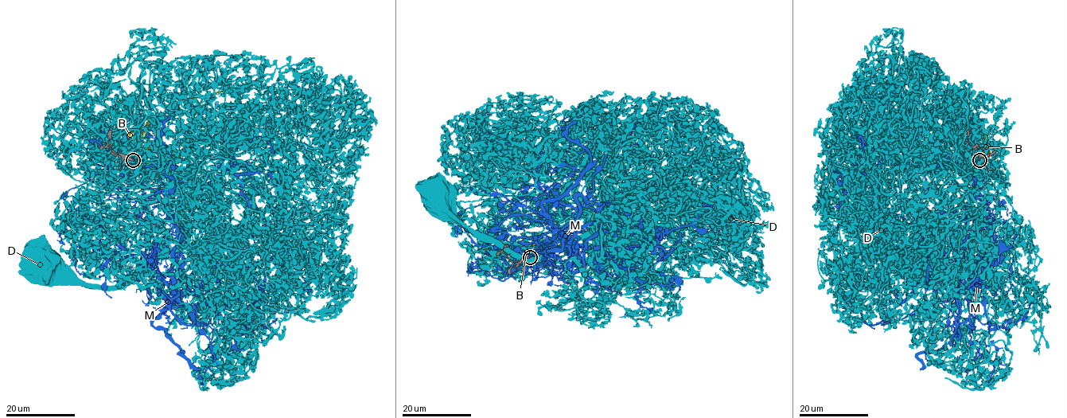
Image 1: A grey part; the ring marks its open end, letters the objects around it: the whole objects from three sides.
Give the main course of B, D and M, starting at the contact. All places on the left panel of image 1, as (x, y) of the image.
B: (127, 156), (127, 145), (139, 137), (144, 127), (155, 115), (165, 113), (177, 103), (240, 86), (249, 87)
D: (131, 158), (155, 158), (136, 150), (162, 185), (159, 212), (131, 219), (91, 198), (91, 238), (41, 266)
M: (131, 160), (123, 187), (171, 212), (172, 234), (146, 260), (138, 214), (173, 168), (107, 151), (105, 134)

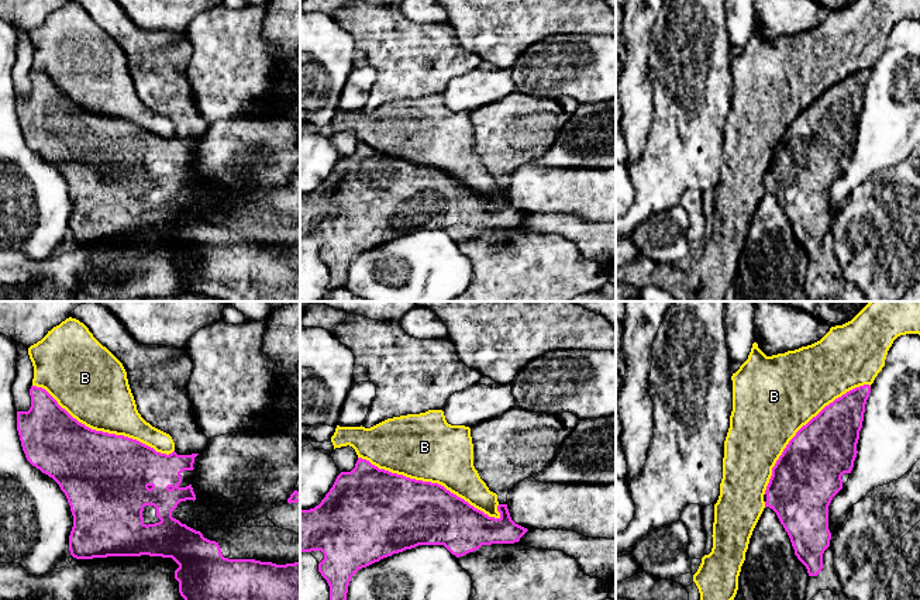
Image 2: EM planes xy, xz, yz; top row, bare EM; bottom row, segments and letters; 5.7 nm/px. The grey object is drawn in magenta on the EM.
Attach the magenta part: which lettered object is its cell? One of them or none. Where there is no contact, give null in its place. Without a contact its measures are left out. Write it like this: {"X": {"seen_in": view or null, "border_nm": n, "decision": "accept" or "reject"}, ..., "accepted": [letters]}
{"B": {"seen_in": "xz", "border_nm": 900, "decision": "reject"}, "D": {"seen_in": null, "decision": "reject"}, "M": {"seen_in": null, "decision": "reject"}, "accepted": []}

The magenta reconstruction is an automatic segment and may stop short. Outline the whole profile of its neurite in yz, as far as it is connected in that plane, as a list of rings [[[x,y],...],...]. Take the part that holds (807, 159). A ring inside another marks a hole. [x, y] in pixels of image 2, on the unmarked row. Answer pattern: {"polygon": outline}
{"polygon": [[[871,70],[855,72],[826,90],[789,125],[772,152],[765,192],[772,193],[788,217],[795,239],[809,261],[823,254],[823,238],[830,231],[828,190],[843,173],[844,158],[851,158]]]}

